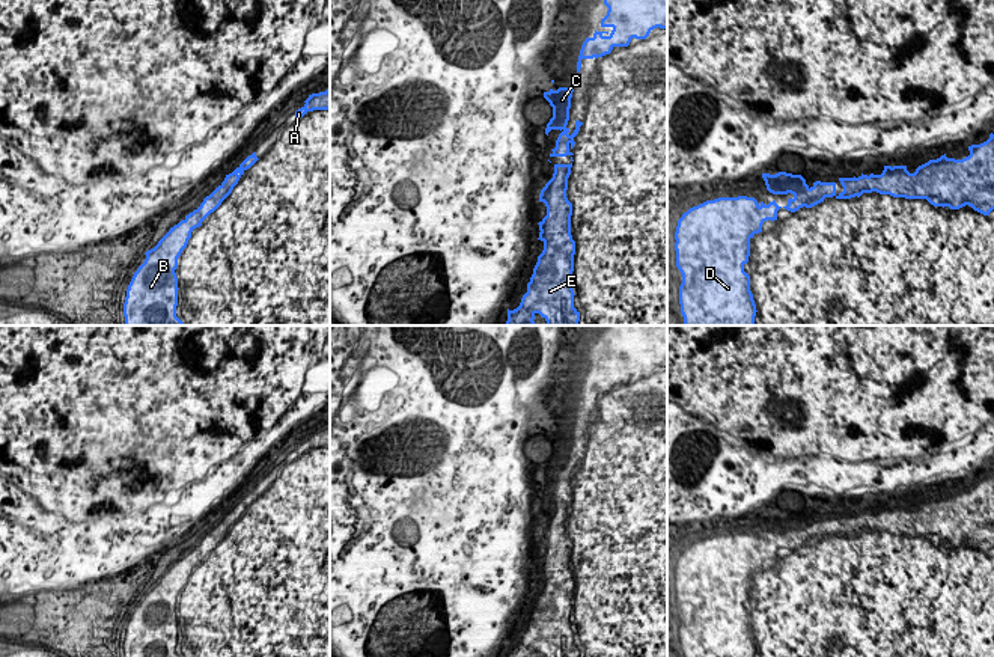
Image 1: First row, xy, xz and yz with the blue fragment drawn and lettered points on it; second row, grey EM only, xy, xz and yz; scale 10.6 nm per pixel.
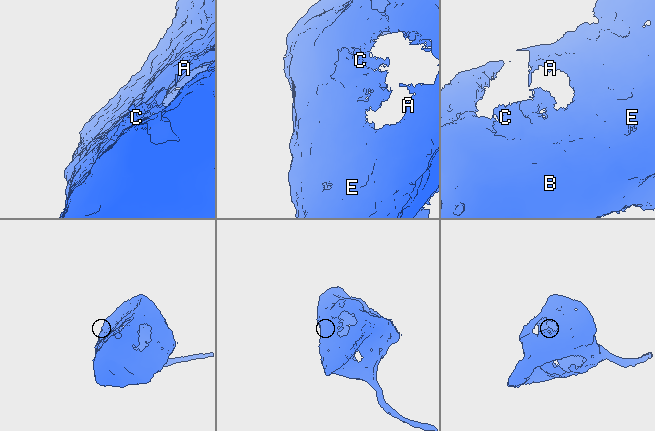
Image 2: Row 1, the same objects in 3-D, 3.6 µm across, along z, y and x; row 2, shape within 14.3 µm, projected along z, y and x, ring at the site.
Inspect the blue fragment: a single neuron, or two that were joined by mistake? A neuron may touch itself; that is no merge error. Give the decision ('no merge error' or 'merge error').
no merge error

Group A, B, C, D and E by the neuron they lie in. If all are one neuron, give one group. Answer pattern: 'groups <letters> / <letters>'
groups A B C D E

